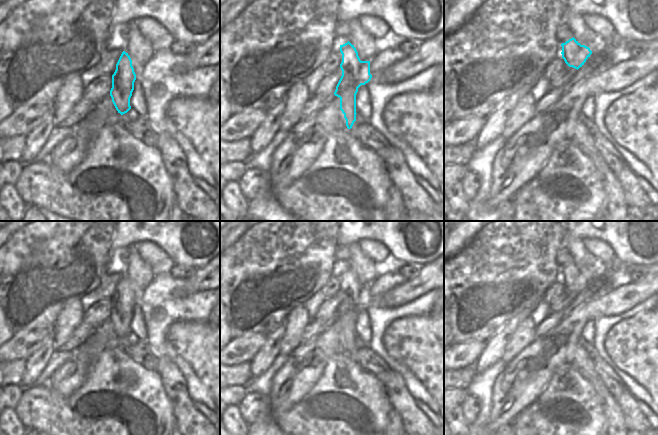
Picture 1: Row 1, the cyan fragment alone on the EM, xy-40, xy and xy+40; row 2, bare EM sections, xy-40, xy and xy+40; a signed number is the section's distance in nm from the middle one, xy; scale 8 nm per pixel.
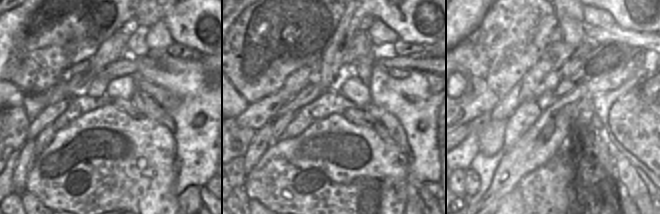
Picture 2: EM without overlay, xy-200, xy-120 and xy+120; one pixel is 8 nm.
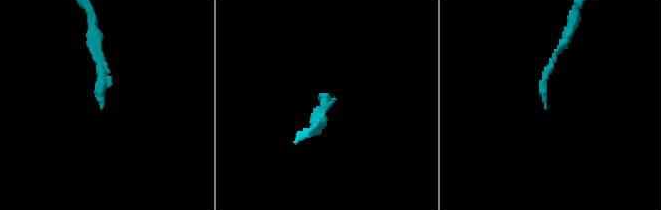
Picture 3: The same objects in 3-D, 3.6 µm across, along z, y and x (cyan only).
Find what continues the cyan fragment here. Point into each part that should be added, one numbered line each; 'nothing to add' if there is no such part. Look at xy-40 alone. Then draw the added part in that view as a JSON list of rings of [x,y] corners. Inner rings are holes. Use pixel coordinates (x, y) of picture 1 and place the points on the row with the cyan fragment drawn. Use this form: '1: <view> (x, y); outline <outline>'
nothing to add

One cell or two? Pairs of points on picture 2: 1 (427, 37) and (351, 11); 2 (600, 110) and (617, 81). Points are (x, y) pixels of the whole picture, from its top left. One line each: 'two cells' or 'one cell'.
1: one cell
2: two cells

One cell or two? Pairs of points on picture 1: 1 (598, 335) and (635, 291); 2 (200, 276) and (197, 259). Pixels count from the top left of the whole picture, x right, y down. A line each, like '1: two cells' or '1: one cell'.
1: two cells
2: two cells

